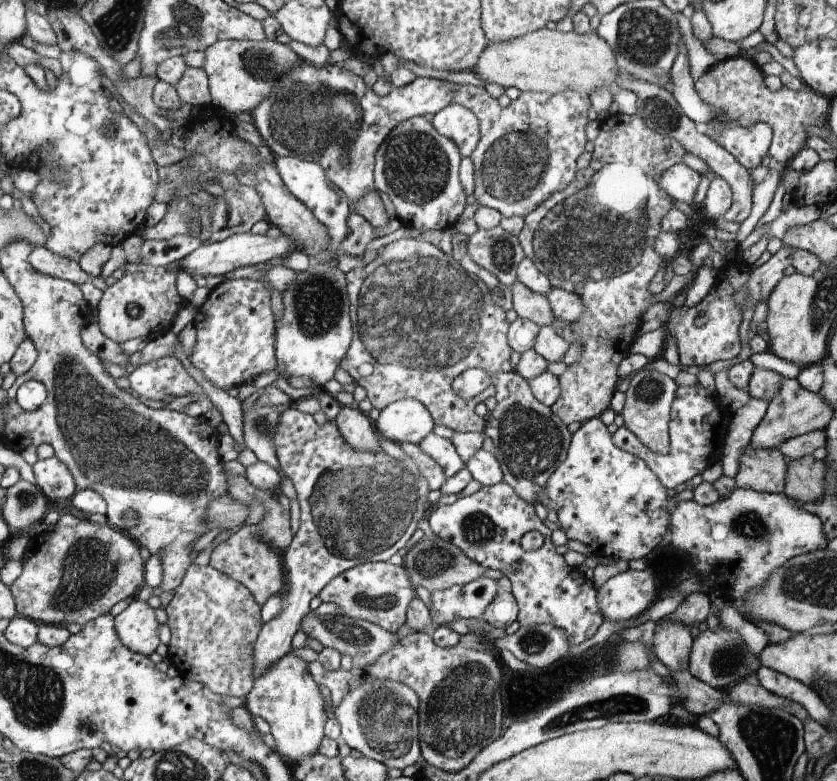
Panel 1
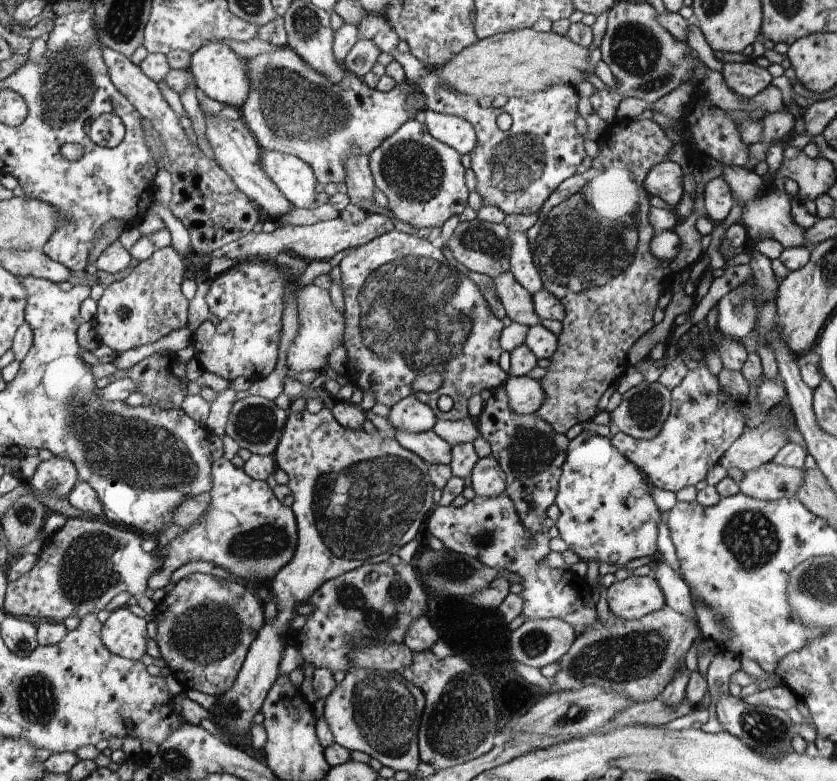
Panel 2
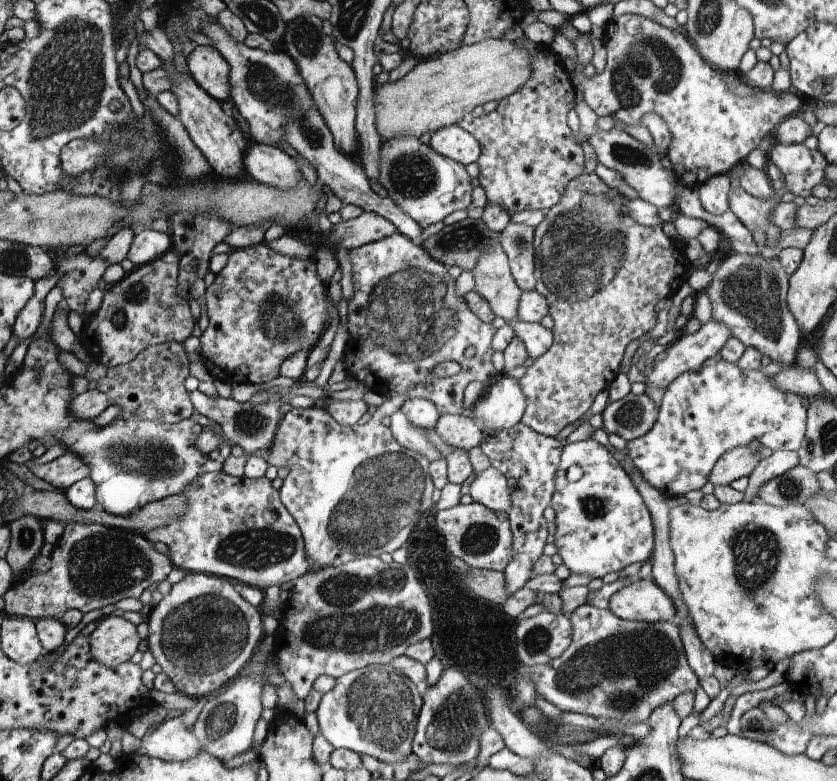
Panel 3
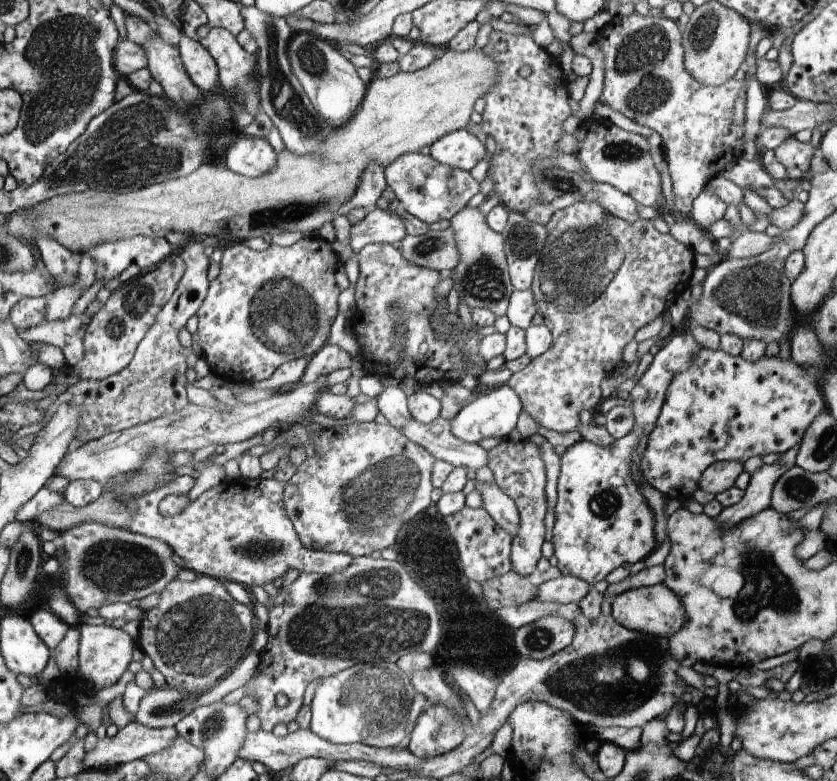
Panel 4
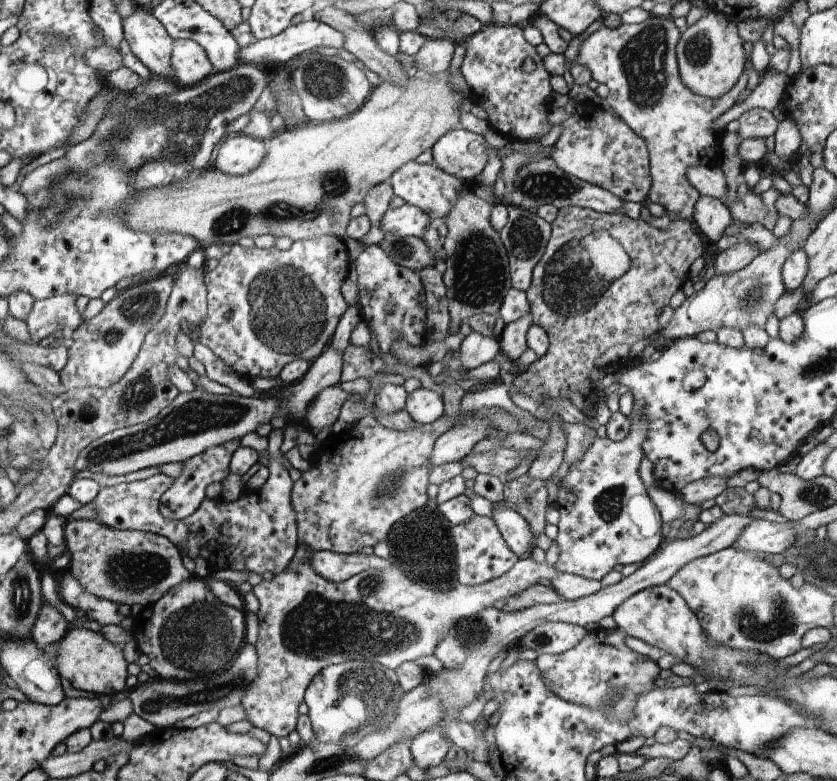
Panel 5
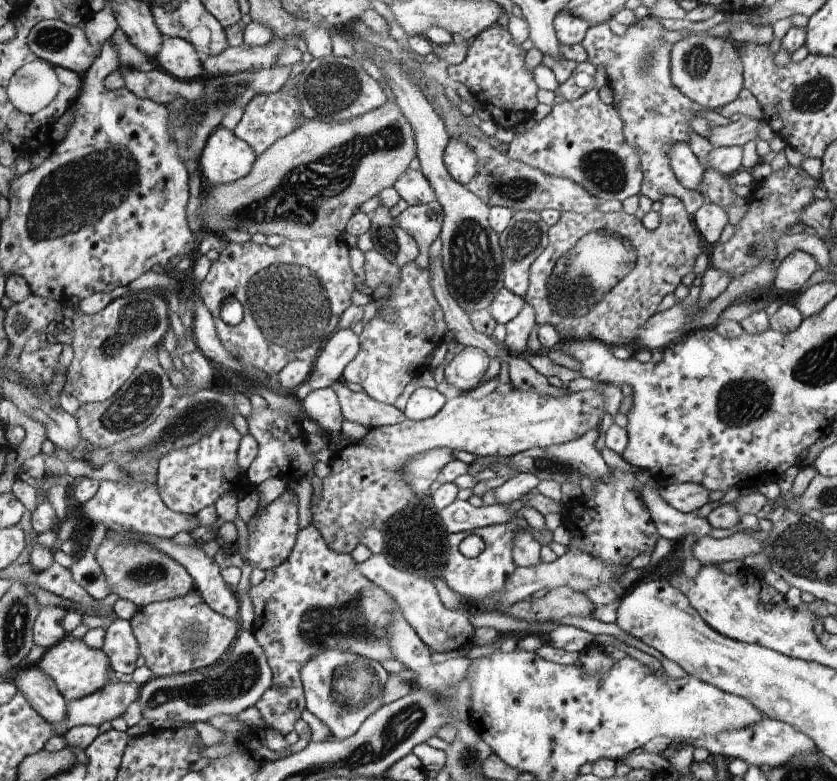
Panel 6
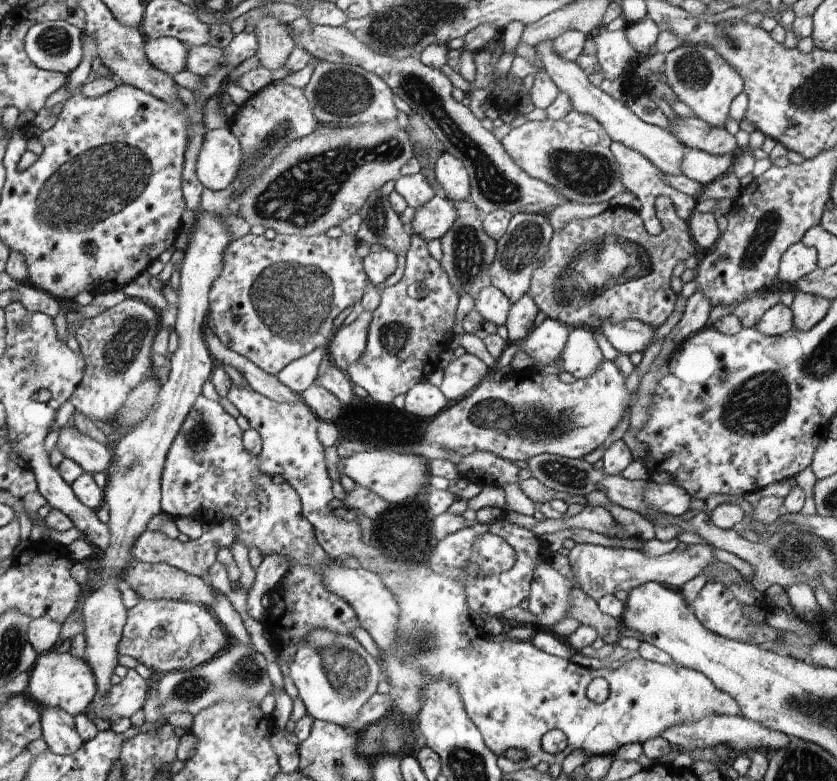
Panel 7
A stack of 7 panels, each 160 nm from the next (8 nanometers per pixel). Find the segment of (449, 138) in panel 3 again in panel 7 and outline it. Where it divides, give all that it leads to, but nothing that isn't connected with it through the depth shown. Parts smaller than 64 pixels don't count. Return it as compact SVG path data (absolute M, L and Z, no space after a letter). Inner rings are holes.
M444 152L435 164L435 178L450 200L470 198L470 177L465 164L453 154Z

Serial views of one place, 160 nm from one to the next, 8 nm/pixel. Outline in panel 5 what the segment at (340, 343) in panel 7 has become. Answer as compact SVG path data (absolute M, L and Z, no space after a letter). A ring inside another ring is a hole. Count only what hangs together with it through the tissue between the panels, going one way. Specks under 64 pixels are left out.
M328 348L320 359L310 362L311 369L288 394L281 398L242 397L240 395L209 394L198 390L179 392L174 401L158 416L140 424L130 424L122 430L114 430L82 449L74 464L76 472L90 471L106 476L125 475L148 467L166 463L184 462L230 440L241 440L246 434L256 432L262 424L270 423L279 414L288 424L303 424L308 404L326 388L341 383L342 351Z

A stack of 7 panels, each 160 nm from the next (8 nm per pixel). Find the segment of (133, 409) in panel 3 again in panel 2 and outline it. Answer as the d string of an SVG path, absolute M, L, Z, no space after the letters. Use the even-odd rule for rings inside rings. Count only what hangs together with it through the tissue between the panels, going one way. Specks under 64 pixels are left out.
M157 352L128 368L125 376L138 382L135 392L144 395L144 406L180 410L188 396L186 365L178 362L176 352Z

